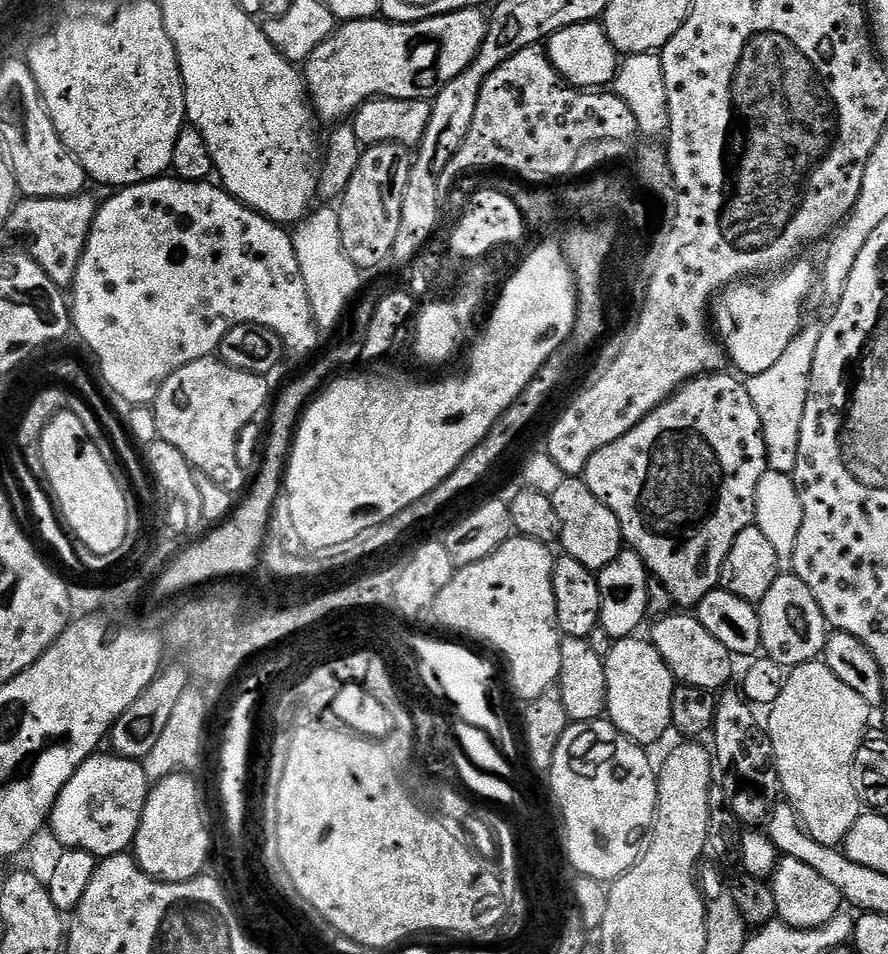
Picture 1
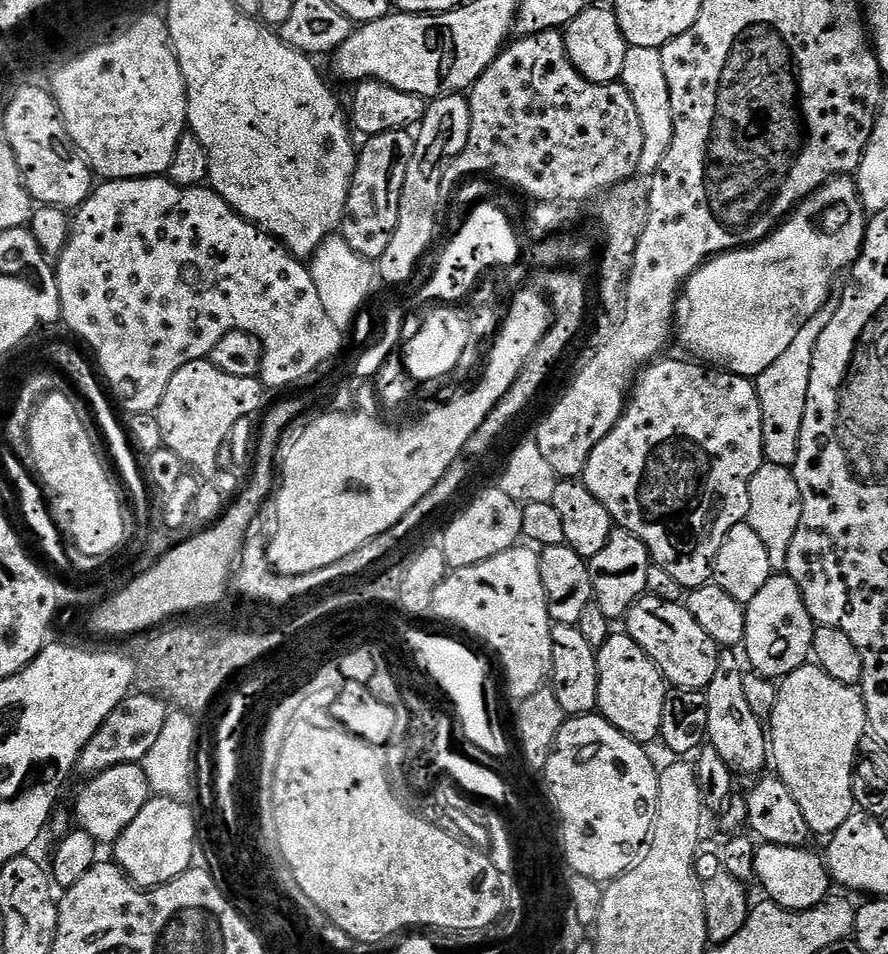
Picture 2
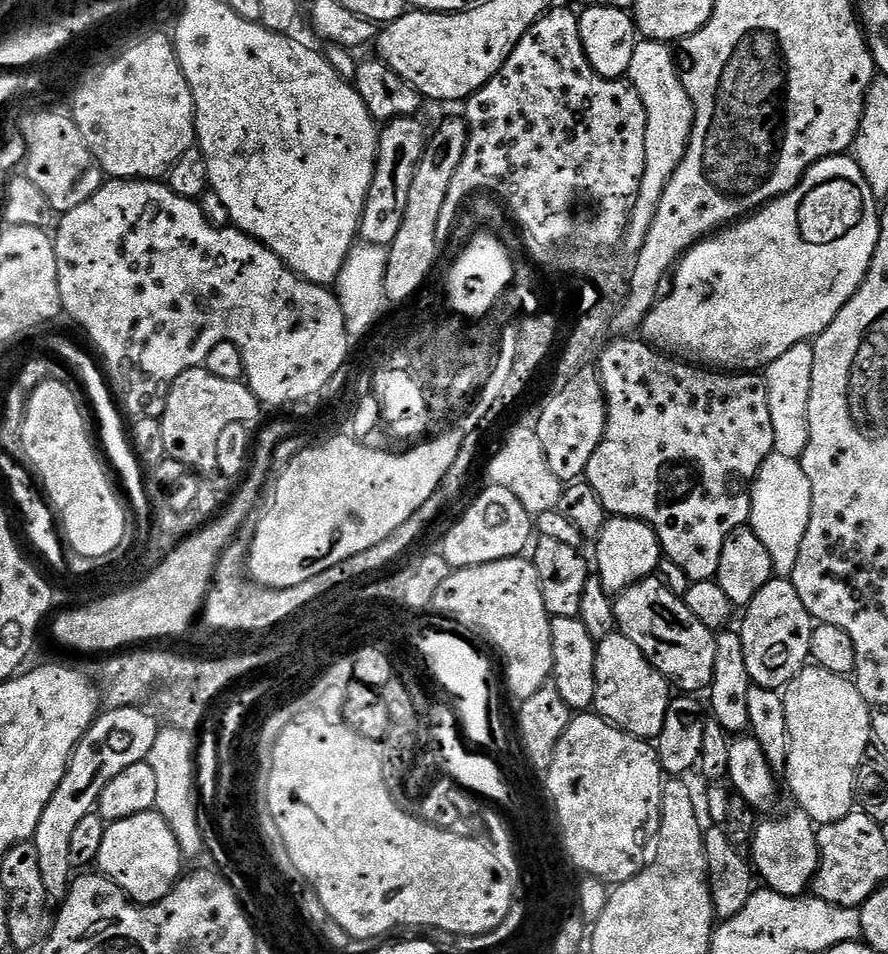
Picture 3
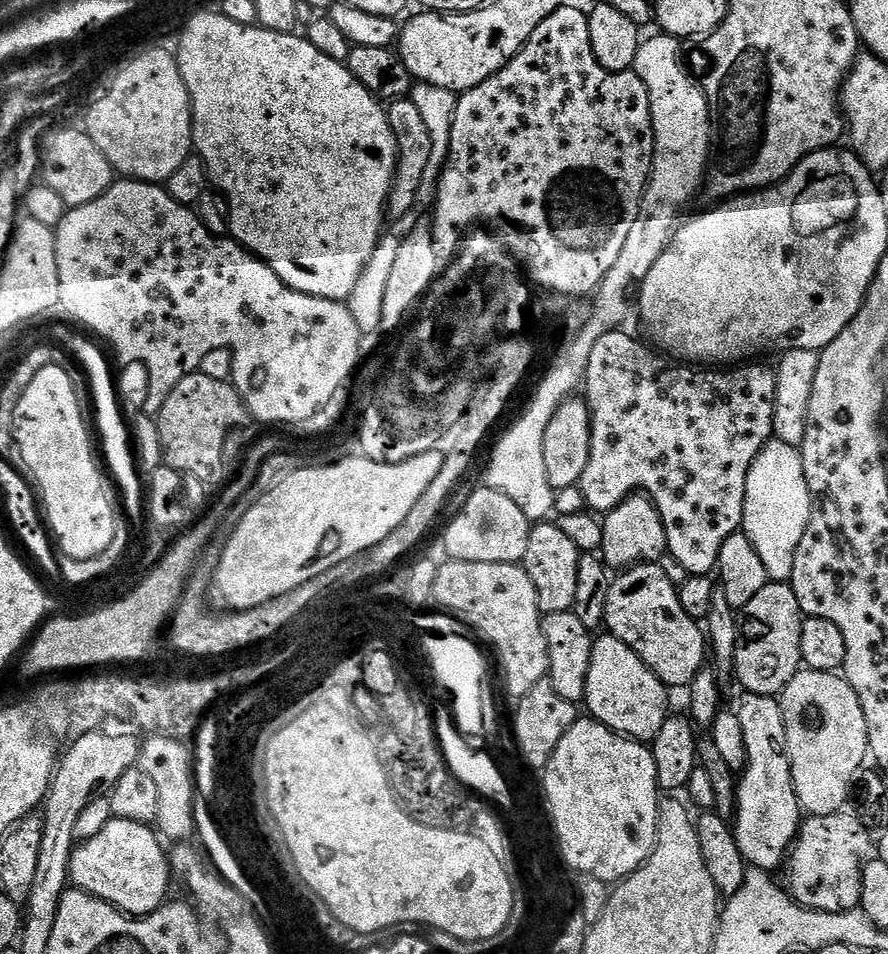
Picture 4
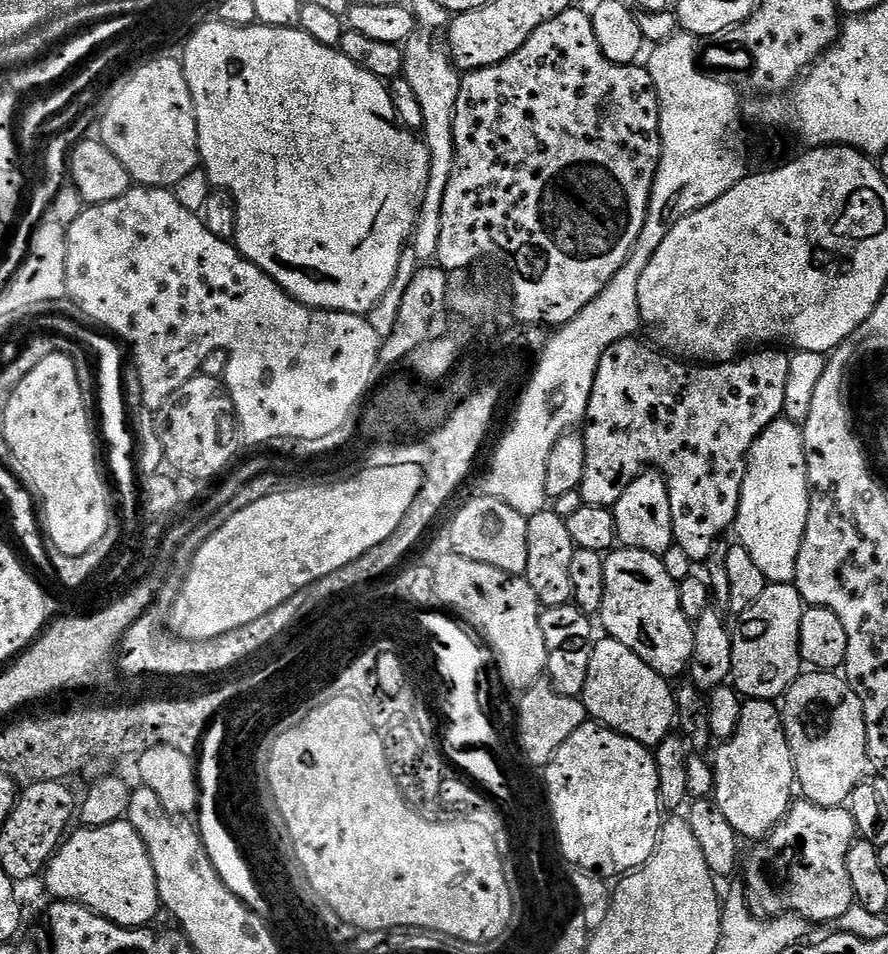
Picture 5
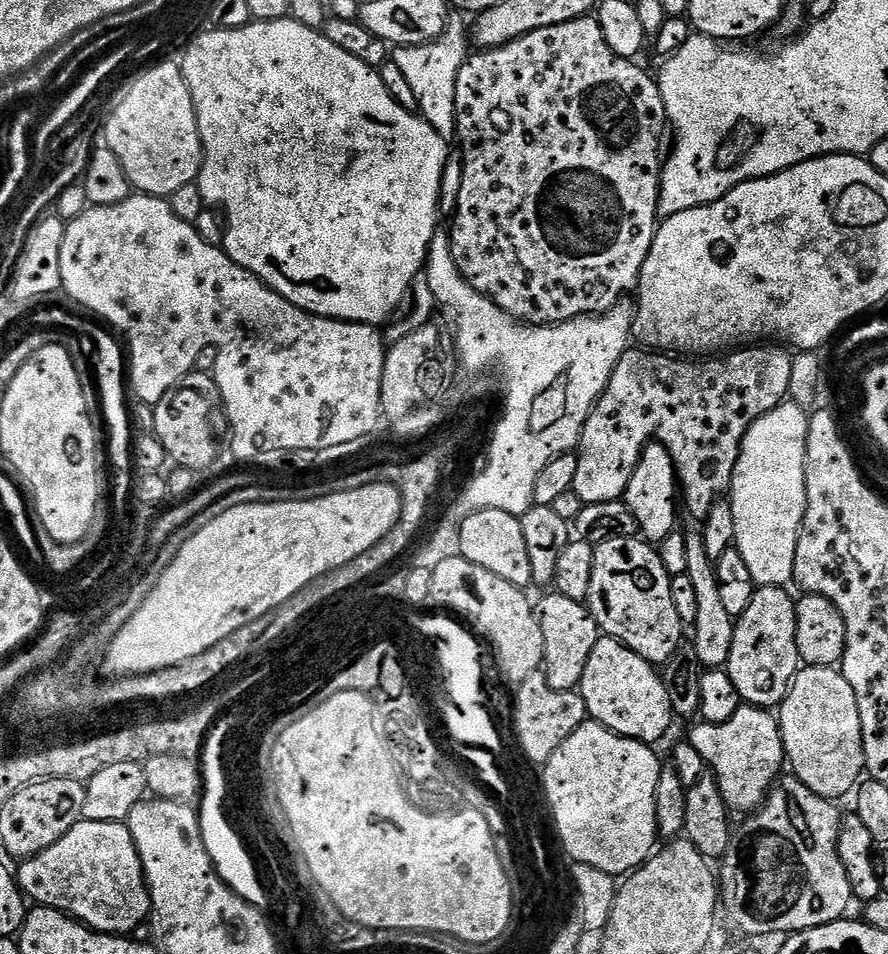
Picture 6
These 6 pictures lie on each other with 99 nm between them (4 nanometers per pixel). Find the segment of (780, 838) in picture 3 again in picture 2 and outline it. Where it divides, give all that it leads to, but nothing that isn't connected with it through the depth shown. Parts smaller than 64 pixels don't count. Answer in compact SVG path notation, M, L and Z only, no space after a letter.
M761 843L756 849L755 879L764 887L769 901L791 912L805 912L816 908L829 899L834 881L828 875L828 866L823 855L812 852L811 847L791 848Z

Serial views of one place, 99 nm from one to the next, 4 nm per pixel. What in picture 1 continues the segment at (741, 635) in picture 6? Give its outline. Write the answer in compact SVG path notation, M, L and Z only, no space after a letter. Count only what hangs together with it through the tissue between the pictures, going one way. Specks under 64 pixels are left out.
M781 574L774 586L758 601L760 613L760 642L767 659L778 662L781 668L791 670L798 664L806 664L823 653L824 643L830 635L830 625L825 620L810 586L797 576Z

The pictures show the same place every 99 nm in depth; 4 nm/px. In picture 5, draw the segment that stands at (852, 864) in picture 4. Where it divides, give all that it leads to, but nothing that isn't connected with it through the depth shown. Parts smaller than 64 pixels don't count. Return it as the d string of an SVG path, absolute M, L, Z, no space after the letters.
M797 799L780 822L772 827L772 831L763 840L751 845L752 853L743 857L742 891L744 899L748 901L749 910L761 918L791 914L809 922L839 921L854 903L850 874L846 870L846 854L857 836L856 823L847 807L823 808L811 804L809 800Z

